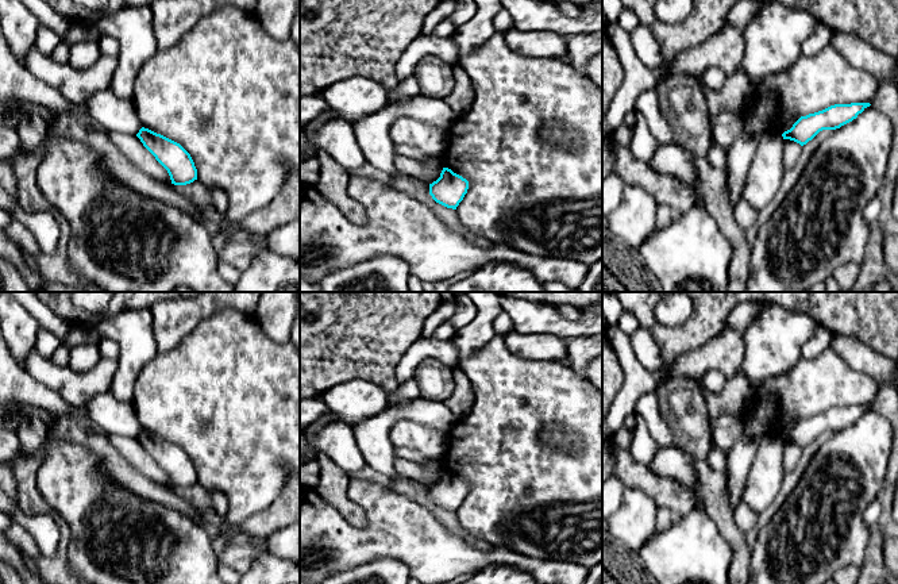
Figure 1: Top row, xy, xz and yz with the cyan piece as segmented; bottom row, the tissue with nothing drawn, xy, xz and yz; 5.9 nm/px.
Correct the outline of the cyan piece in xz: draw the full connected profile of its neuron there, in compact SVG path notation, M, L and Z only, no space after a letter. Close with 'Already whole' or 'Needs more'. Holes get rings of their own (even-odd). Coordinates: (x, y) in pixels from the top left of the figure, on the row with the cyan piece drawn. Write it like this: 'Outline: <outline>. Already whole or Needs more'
Outline: M443 168L440 177L429 184L429 195L432 199L452 210L456 210L467 189L469 181L448 168Z. Already whole

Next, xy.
Outline: M144 127L139 130L136 137L167 170L171 184L186 185L197 180L194 162L180 143Z. Already whole

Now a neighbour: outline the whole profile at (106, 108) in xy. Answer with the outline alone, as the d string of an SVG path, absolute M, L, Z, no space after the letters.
M111 88L89 96L85 104L93 122L107 130L136 135L142 128L134 103L117 97Z

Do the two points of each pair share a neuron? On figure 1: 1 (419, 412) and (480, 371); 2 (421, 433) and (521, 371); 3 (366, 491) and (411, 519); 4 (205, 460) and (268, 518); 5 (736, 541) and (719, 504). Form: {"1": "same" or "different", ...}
{"1": "different", "2": "different", "3": "same", "4": "different", "5": "same"}

